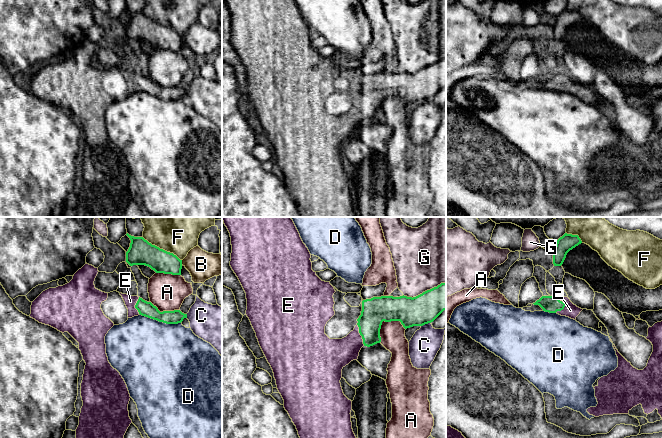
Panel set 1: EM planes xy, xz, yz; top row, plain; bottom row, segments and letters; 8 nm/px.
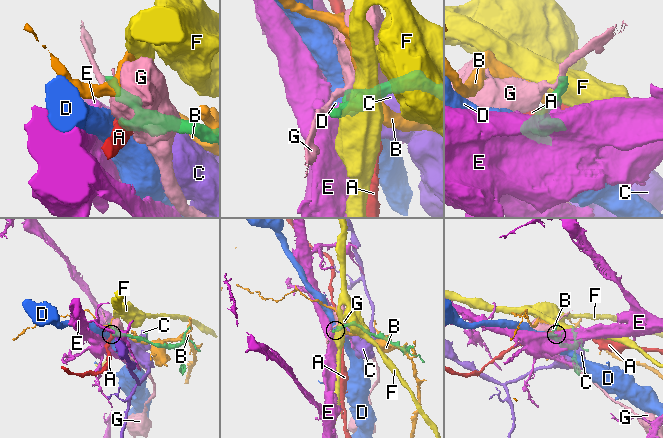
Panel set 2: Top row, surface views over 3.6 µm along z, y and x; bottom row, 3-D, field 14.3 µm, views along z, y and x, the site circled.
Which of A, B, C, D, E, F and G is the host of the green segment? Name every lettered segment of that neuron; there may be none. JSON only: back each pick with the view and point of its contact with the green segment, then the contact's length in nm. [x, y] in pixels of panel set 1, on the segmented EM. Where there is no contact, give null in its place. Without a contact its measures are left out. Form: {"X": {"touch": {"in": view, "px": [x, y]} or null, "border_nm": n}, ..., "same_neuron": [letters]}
{"E": {"touch": {"in": "yz", "px": [565, 305]}, "border_nm": 140}, "same_neuron": ["E"]}

